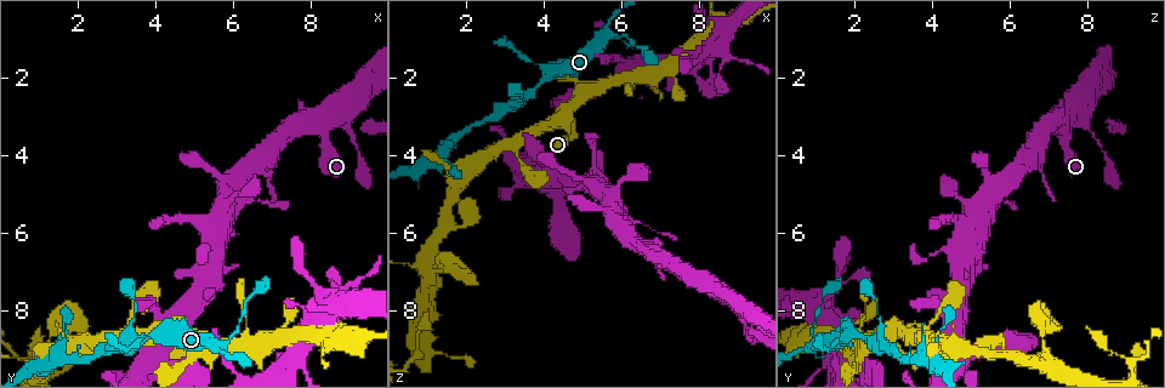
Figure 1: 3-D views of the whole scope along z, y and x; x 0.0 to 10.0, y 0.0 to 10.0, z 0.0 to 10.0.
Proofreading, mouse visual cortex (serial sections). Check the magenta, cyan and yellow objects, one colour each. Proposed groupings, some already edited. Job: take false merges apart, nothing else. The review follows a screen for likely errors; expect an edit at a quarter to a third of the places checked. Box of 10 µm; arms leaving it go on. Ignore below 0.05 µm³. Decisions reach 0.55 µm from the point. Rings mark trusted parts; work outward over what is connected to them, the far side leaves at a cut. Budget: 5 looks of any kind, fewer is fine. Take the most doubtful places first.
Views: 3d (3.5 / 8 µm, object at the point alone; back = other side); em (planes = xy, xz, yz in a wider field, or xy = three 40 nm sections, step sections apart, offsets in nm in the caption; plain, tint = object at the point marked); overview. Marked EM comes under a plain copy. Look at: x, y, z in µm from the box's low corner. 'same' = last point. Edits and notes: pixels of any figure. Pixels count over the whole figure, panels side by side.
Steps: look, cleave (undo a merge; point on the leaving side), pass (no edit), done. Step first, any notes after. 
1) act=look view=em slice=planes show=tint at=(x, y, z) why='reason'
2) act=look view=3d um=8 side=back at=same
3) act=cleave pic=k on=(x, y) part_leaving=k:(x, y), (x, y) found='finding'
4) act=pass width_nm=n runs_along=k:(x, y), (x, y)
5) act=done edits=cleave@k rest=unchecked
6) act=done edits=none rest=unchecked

act=look view=3d um=8 at=(0.80, 9.30, 9.15) why='abrupt turn'

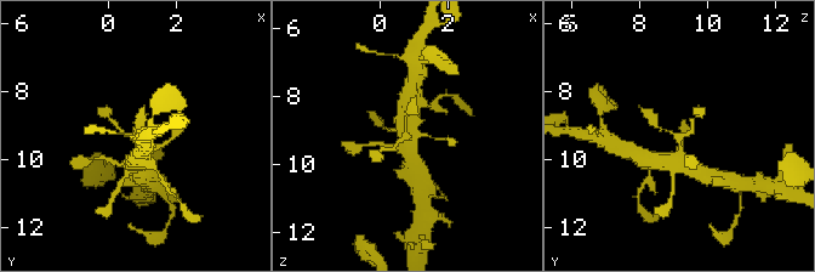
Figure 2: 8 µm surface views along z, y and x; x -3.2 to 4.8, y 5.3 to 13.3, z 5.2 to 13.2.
act=look view=3d um=3.5 at=same

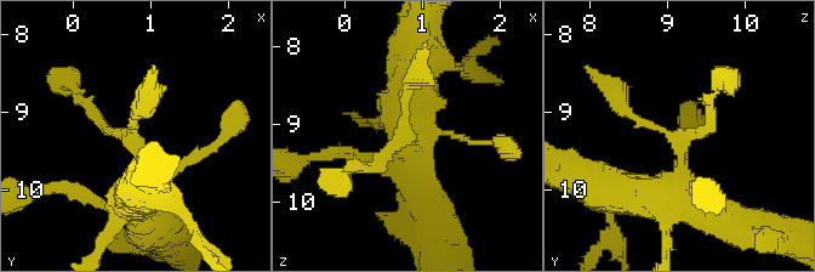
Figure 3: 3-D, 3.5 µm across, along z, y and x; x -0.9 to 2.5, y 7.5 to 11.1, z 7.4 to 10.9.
act=look view=em slice=xy step=2 show=tint at=(0.75, 9.30, 9.10) why='now the EM'

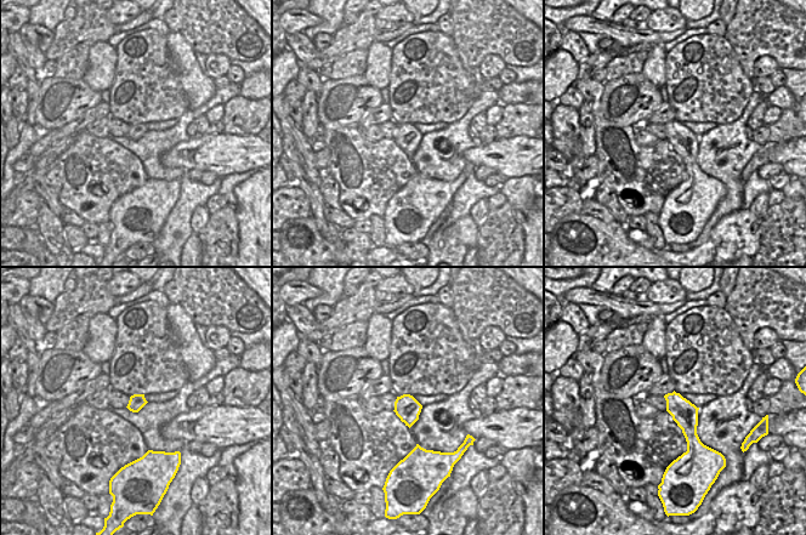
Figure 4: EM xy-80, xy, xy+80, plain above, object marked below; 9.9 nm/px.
act=pass width_nm=260 runs_along=3:(146, 187), (131, 119), (149, 97) found='continuous, no second cell'

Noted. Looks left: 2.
act=look view=em slice=xy step=3 show=tint at=(6.15, 8.45, 1.00)

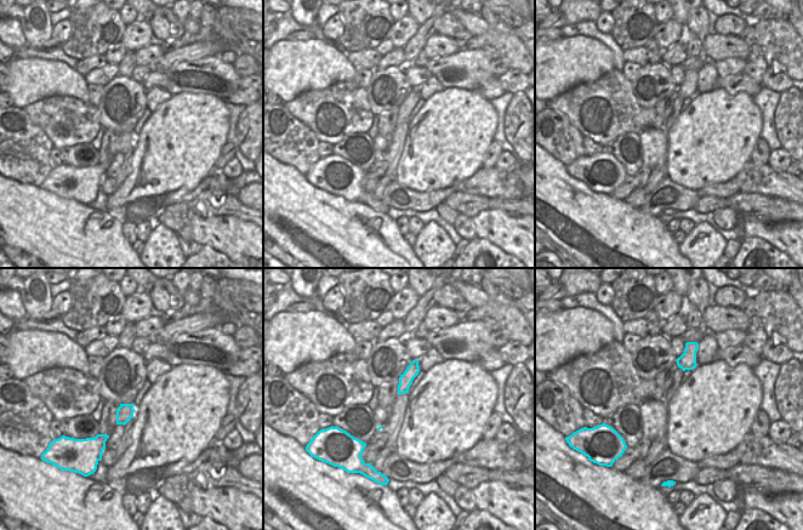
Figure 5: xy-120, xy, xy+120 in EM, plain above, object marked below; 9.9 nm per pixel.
act=look view=3d um=3.5 at=same why='wider look'

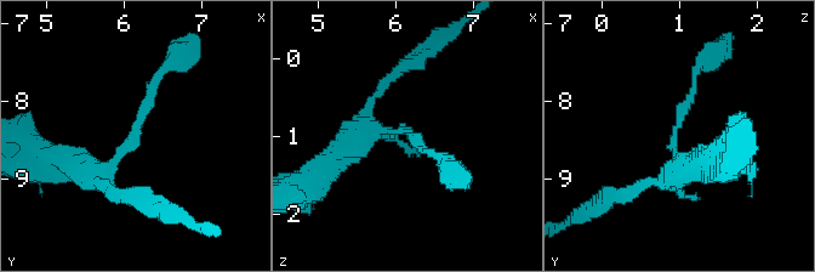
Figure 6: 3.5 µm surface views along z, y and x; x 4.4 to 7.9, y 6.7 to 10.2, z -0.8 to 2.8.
act=pass runs_along=6:(78, 166), (103, 171), (134, 141), (166, 67) found='all the same cell'

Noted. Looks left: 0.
act=done edits=none rest=unchecked

